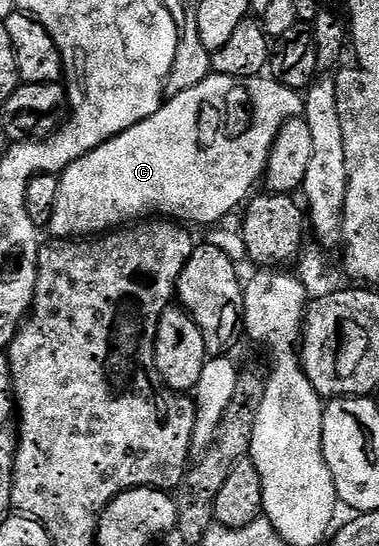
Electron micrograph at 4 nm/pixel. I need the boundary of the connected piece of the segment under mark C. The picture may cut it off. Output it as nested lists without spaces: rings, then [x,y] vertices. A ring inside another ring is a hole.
[[[212,72],[205,80],[201,80],[193,88],[189,88],[180,94],[172,94],[164,101],[163,107],[149,120],[141,120],[133,128],[121,132],[116,138],[107,141],[101,148],[86,154],[77,159],[60,175],[58,196],[54,204],[54,213],[48,224],[48,231],[52,237],[56,238],[87,238],[96,234],[104,233],[116,229],[136,220],[147,220],[152,216],[162,216],[167,220],[178,220],[183,224],[192,224],[191,222],[200,222],[207,226],[210,222],[219,222],[226,214],[231,214],[235,209],[242,207],[244,203],[252,197],[255,185],[260,185],[267,169],[267,161],[271,155],[275,141],[281,132],[283,125],[293,116],[291,110],[291,98],[293,91],[285,84],[276,82],[271,76],[260,76],[258,78],[234,78]]]

